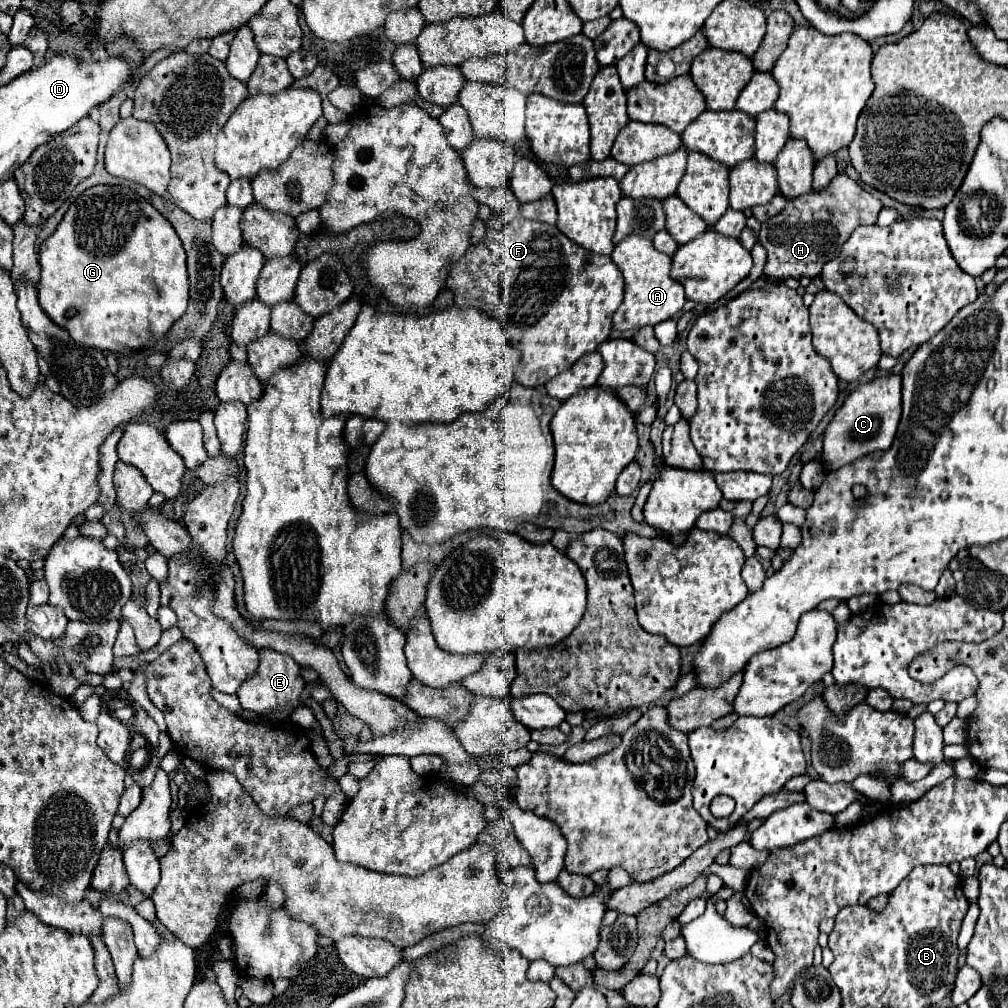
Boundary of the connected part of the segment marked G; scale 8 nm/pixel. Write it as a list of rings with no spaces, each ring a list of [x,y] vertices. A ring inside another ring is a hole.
[[[96,185],[86,189],[66,211],[64,219],[60,221],[58,229],[40,245],[40,281],[38,281],[38,303],[48,313],[48,317],[64,327],[70,337],[86,347],[94,347],[100,351],[112,351],[112,353],[124,353],[124,351],[138,351],[146,347],[154,347],[178,321],[178,317],[186,311],[188,305],[188,273],[186,273],[186,253],[182,251],[180,239],[176,231],[170,227],[166,219],[140,195],[136,195],[132,189],[120,187],[120,185]]]

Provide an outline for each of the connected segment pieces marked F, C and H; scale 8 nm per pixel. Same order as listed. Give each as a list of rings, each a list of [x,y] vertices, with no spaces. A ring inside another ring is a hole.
[[[472,189],[472,195],[478,203],[488,205],[494,213],[510,217],[510,223],[504,223],[494,215],[486,225],[486,237],[478,245],[470,245],[464,257],[450,269],[446,287],[454,293],[454,305],[474,307],[490,317],[496,317],[506,331],[510,345],[522,351],[520,369],[516,371],[516,383],[524,387],[538,387],[556,377],[558,373],[570,369],[582,355],[592,353],[604,343],[612,331],[612,315],[622,303],[624,297],[624,279],[620,269],[612,263],[608,255],[590,253],[566,235],[562,235],[554,225],[540,221],[530,221],[518,217],[518,201],[514,193],[506,189]]]
[[[886,375],[856,387],[844,399],[844,403],[836,409],[836,415],[828,423],[822,439],[820,463],[826,467],[826,473],[840,469],[842,465],[848,465],[872,451],[886,451],[892,445],[902,415],[900,391],[902,391],[900,375]]]
[[[836,175],[824,191],[810,191],[786,203],[784,211],[762,223],[760,245],[768,251],[764,273],[774,279],[800,279],[804,275],[818,277],[824,263],[836,259],[842,245],[858,225],[874,225],[882,203],[866,193],[848,175]],[[828,227],[836,233],[828,233]]]

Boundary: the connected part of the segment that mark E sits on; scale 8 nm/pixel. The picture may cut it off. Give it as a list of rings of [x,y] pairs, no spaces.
[[[272,649],[260,651],[260,667],[258,673],[252,679],[246,679],[238,689],[238,699],[242,709],[254,711],[254,713],[272,713],[276,709],[294,709],[300,705],[300,697],[306,683],[300,675],[300,665],[286,653],[278,653]]]

